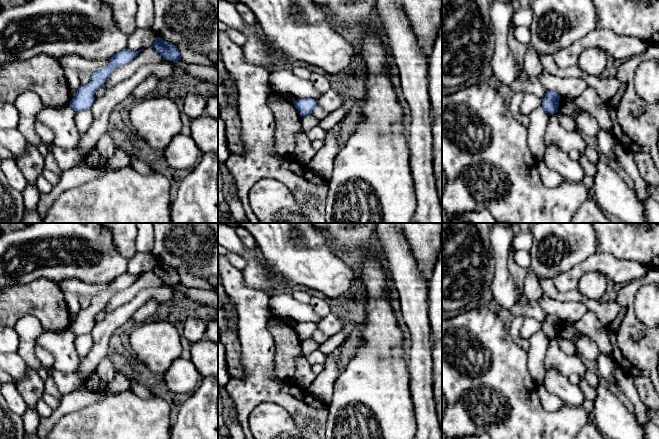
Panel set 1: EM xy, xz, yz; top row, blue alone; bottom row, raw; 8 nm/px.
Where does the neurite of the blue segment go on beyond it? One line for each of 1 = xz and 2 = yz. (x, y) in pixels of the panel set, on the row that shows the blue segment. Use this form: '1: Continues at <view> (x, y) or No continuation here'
1: No continuation here
2: No continuation here

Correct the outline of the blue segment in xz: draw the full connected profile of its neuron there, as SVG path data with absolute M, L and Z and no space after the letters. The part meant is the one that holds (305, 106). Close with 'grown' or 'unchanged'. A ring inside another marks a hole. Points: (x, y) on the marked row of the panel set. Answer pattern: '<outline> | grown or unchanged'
M312 98L298 99L293 102L301 117L309 115L318 106L317 101Z | unchanged

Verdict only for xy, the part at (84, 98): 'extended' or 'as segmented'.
as segmented

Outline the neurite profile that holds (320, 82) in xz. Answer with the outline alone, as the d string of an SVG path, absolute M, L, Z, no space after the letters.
M312 73L310 77L310 81L313 87L321 94L326 93L332 87L327 76L320 73Z

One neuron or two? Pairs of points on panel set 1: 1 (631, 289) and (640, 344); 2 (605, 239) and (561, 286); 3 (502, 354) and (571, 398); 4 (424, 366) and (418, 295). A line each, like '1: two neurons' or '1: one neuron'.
1: one neuron
2: two neurons
3: two neurons
4: one neuron

